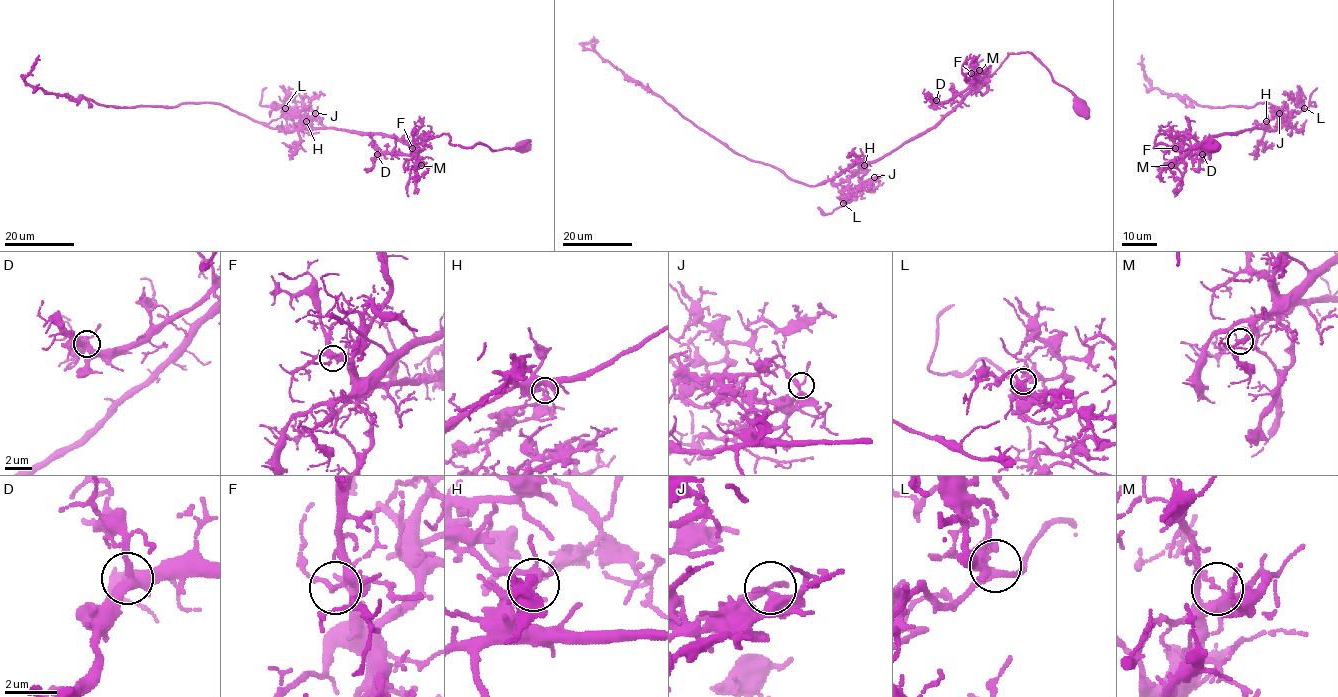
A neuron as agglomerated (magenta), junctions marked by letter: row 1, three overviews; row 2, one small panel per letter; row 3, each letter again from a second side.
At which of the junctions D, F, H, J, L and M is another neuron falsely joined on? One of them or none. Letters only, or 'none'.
H

